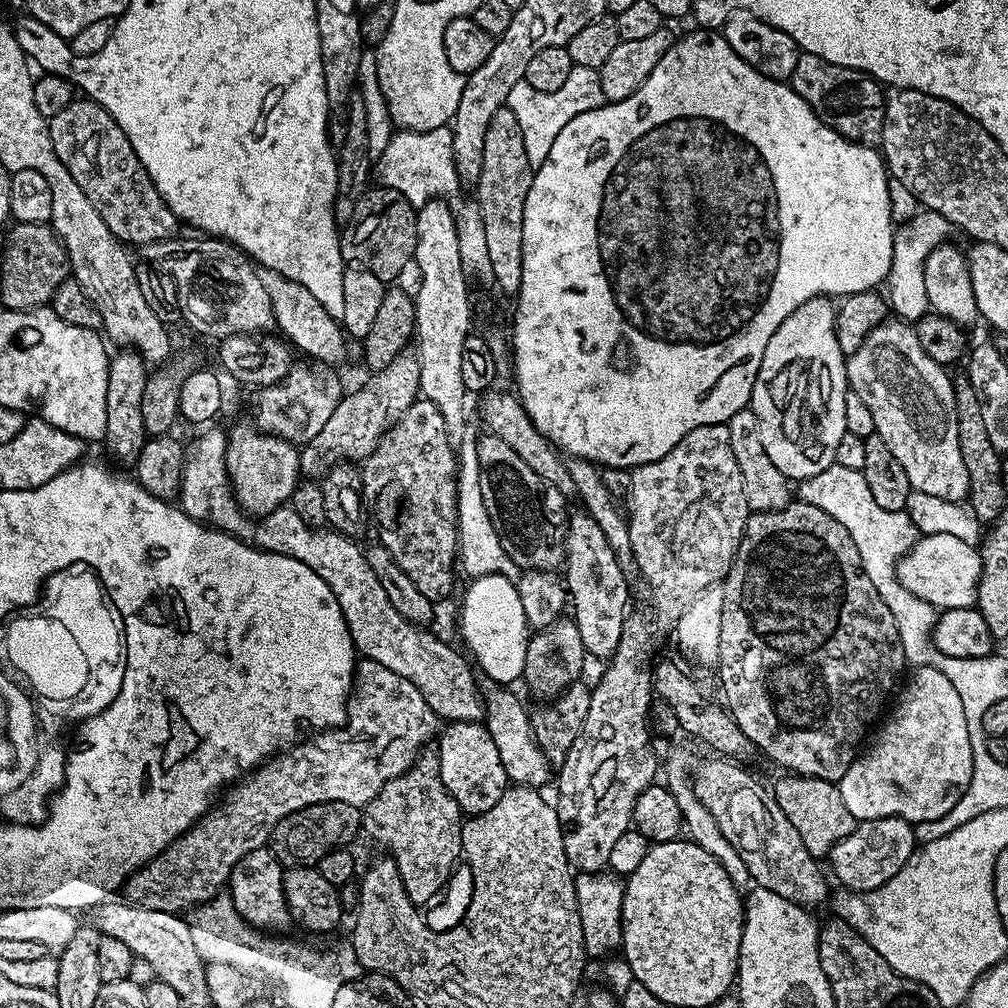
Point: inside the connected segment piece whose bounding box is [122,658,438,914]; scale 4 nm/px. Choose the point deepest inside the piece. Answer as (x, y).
(387, 725)

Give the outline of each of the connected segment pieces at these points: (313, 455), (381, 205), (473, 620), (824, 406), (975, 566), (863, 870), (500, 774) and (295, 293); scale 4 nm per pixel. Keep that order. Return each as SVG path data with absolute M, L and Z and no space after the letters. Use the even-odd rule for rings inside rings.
M405 347L380 372L375 373L357 392L341 395L334 414L326 426L314 434L310 443L300 448L300 476L322 478L341 462L363 462L378 446L385 432L394 427L421 395L419 386L420 358L411 347Z
M372 186L354 206L353 217L342 228L340 252L345 261L362 267L383 282L396 282L404 267L413 263L416 242L416 213L398 190Z
M481 576L464 592L464 609L460 612L460 624L464 627L464 640L468 643L467 651L472 651L471 659L478 665L479 671L485 672L489 681L498 685L511 685L511 680L520 680L524 671L524 659L526 658L526 646L530 639L530 627L526 614L522 610L522 601L519 597L517 585L504 576Z
M816 296L802 302L802 306L798 306L798 310L794 310L778 330L774 330L774 338L770 338L766 345L766 354L762 354L762 366L754 382L750 407L758 418L762 446L766 446L770 462L774 462L774 466L778 466L778 470L782 470L782 474L792 482L814 478L835 464L838 441L848 430L848 365L846 353L838 346L836 337L836 309L837 305L827 296Z
M950 534L921 535L914 547L896 563L896 575L910 594L922 602L930 602L937 610L970 608L976 602L983 565L973 545Z
M897 816L864 820L849 836L842 838L842 842L833 846L830 853L833 872L831 875L836 875L847 891L873 892L890 882L890 878L894 878L894 874L898 874L898 870L906 866L906 862L917 848L914 825L909 820Z
M454 720L443 725L439 740L440 777L454 802L458 802L461 813L474 817L490 810L510 787L510 781L485 725L474 720Z
M268 269L257 271L260 282L268 292L273 308L273 316L277 329L282 331L281 335L297 350L300 349L308 354L309 359L318 361L328 366L338 366L347 359L345 338L342 326L339 321L329 315L310 290L301 283L286 279L284 275Z

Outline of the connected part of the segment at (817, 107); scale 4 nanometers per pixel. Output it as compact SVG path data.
M801 52L790 87L812 107L826 126L856 144L879 145L884 125L885 85L866 72L826 62L809 52Z

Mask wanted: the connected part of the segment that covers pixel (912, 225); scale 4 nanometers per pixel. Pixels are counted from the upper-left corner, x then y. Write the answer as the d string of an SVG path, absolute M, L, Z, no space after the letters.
M927 210L917 211L917 216L912 216L904 225L895 229L892 237L892 265L888 271L886 281L886 299L891 311L905 322L917 322L930 312L926 298L926 258L939 244L945 244L953 235L952 223L942 214Z

